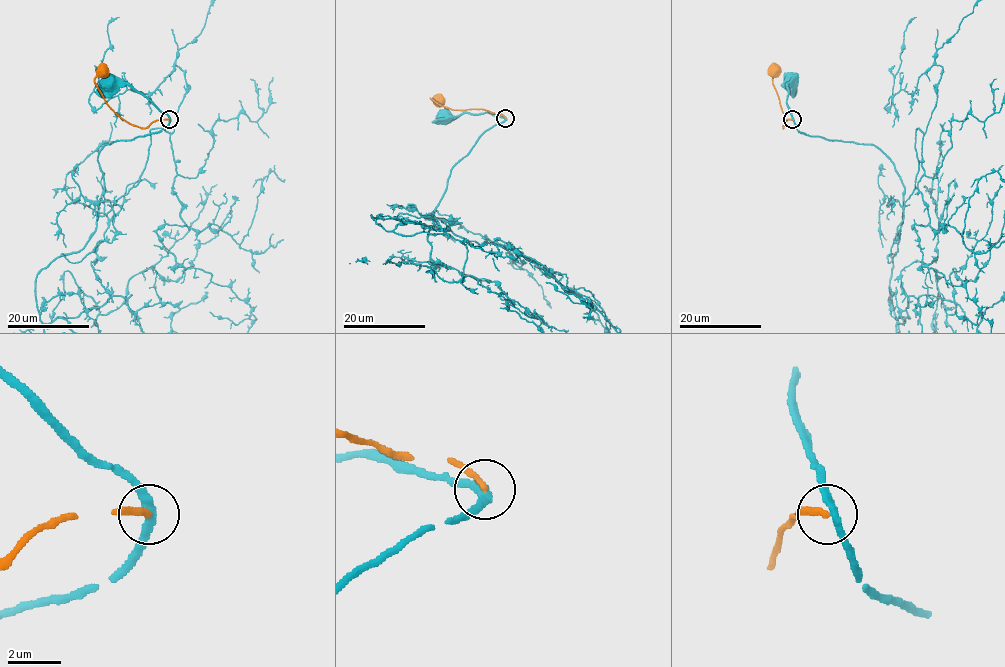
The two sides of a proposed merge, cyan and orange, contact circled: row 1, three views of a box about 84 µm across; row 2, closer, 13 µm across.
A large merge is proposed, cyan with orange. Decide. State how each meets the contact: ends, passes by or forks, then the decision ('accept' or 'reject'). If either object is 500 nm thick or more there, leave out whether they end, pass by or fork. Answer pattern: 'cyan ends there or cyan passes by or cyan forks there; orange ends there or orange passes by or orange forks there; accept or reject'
cyan passes by; orange ends there; reject

